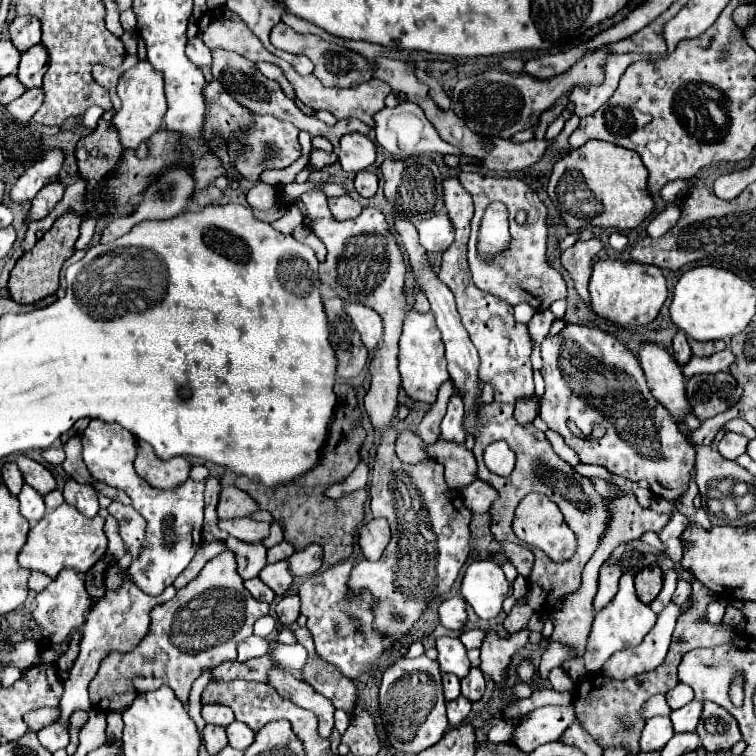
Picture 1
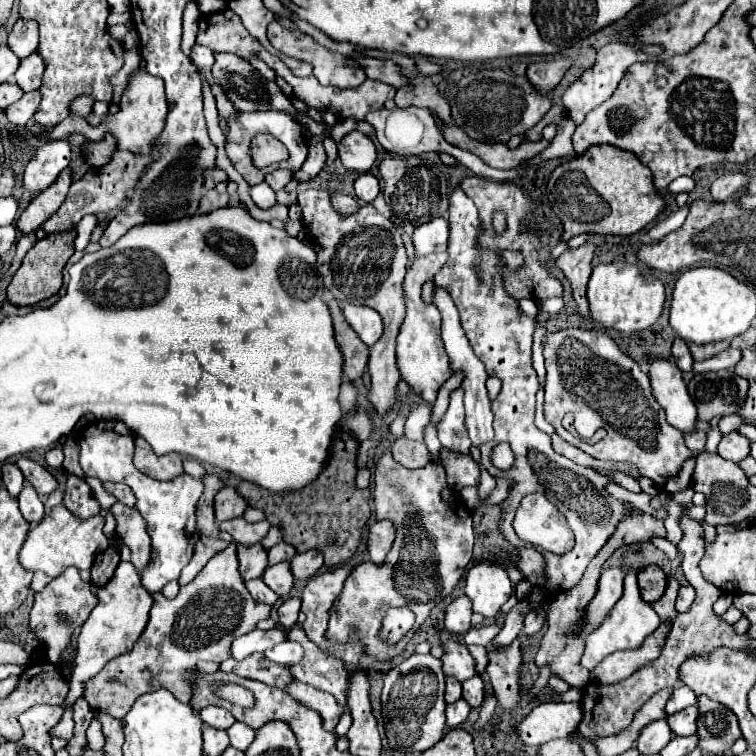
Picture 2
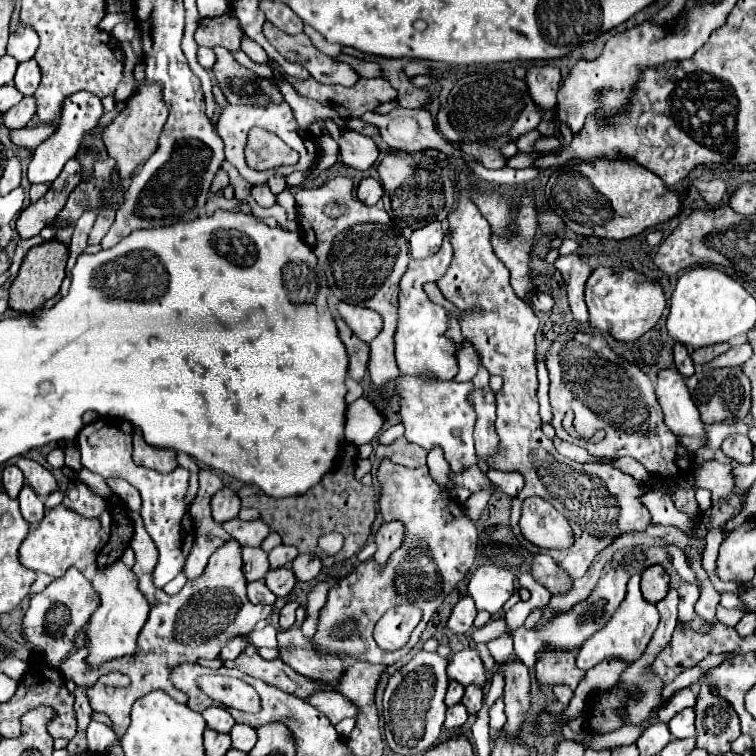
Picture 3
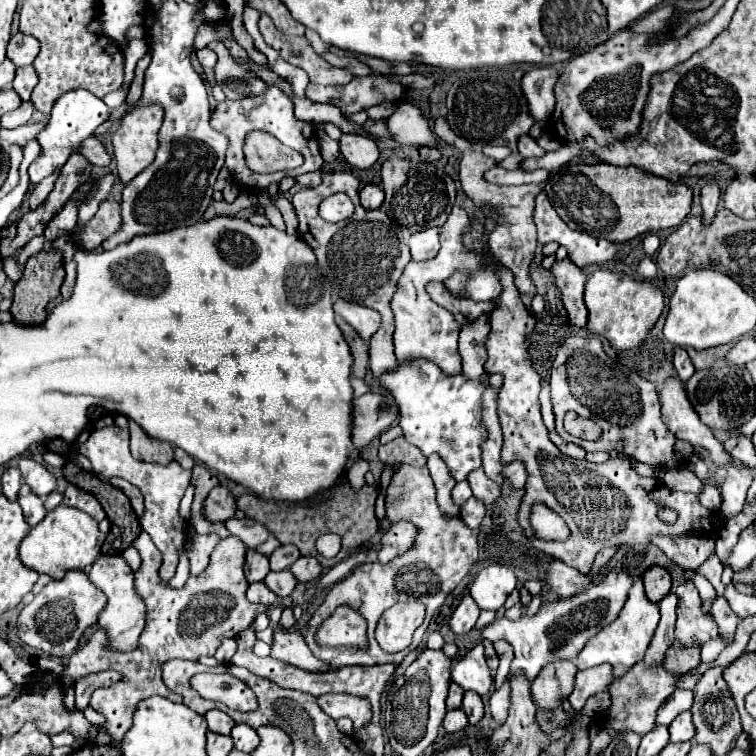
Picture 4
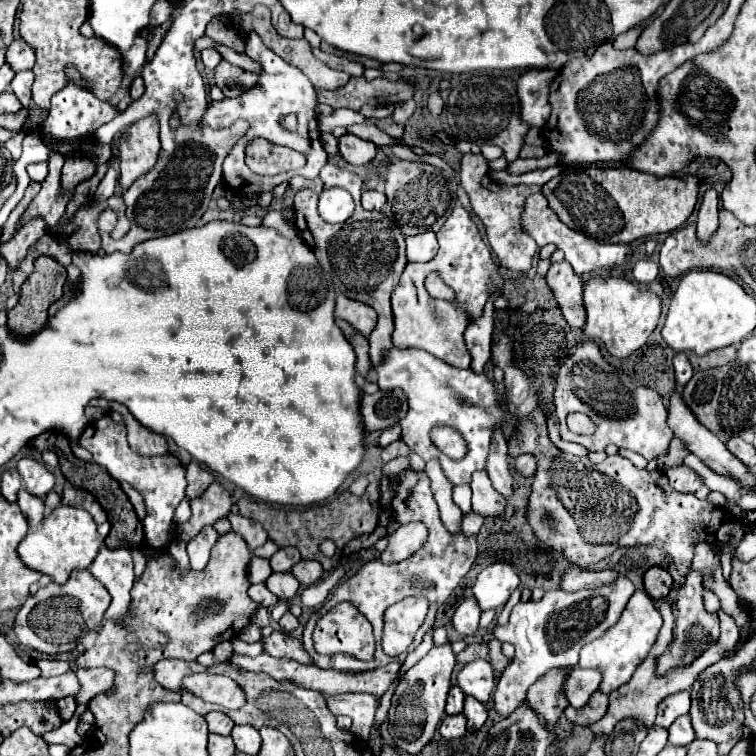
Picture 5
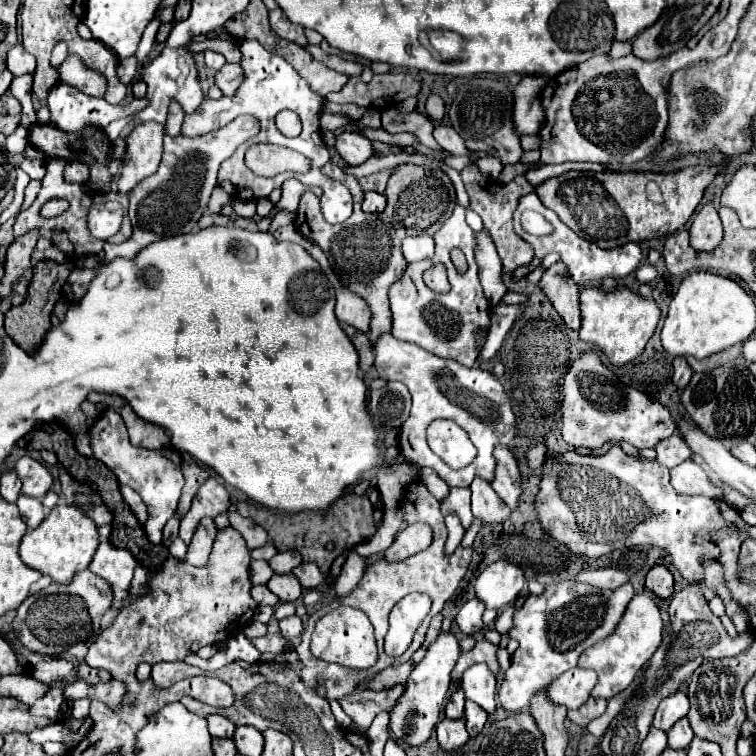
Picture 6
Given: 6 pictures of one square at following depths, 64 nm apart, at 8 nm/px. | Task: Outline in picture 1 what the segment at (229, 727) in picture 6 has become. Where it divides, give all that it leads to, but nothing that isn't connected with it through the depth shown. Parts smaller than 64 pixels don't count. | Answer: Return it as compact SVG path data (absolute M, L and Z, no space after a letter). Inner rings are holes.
M212 704L212 706L204 706L202 708L202 718L208 722L208 724L216 724L216 726L222 726L226 728L228 724L234 722L234 714L228 706L222 706L222 704Z

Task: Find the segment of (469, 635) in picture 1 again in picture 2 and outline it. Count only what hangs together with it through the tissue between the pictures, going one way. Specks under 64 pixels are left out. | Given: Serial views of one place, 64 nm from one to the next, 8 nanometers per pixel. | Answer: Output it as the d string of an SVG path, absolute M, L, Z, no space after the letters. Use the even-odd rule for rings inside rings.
M490 624L490 626L482 626L482 628L470 628L464 634L464 644L472 646L472 644L480 644L486 646L490 640L494 640L494 636L502 630L500 624Z

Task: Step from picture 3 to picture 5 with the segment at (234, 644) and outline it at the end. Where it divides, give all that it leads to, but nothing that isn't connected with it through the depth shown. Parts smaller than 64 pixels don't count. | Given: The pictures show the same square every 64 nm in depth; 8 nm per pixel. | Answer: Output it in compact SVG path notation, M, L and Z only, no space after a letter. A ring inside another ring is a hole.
M220 642L220 644L214 648L214 658L216 658L218 662L230 660L230 656L232 656L232 642Z

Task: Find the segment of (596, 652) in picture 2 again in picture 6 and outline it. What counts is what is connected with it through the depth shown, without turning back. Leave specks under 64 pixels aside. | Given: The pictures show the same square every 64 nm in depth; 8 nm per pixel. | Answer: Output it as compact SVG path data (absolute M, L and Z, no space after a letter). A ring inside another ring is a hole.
M636 594L630 600L616 632L612 636L604 638L602 642L594 644L592 648L584 650L578 660L580 668L590 668L598 674L598 684L592 688L590 696L610 700L610 698L618 696L622 690L626 690L632 684L632 680L636 678L636 674L642 670L642 666L650 660L650 656L660 646L662 630L664 630L664 622L662 622L660 608L656 606L654 598L650 594Z

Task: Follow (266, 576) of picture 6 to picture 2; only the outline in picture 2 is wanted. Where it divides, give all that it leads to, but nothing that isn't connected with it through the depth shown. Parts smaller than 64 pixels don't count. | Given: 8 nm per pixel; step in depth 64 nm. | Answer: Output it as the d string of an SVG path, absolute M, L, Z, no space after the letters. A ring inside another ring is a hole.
M238 544L238 560L240 560L240 574L244 580L262 578L264 570L268 568L268 556L262 544L252 546Z

